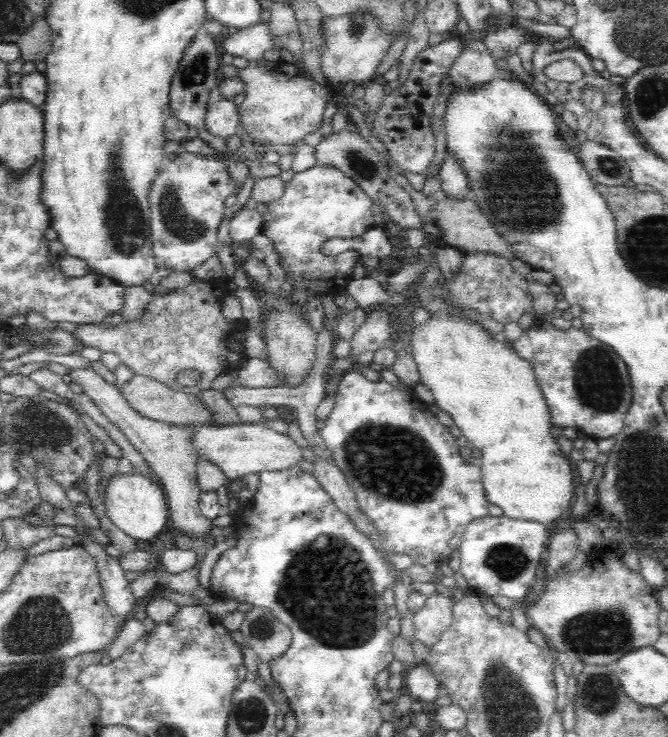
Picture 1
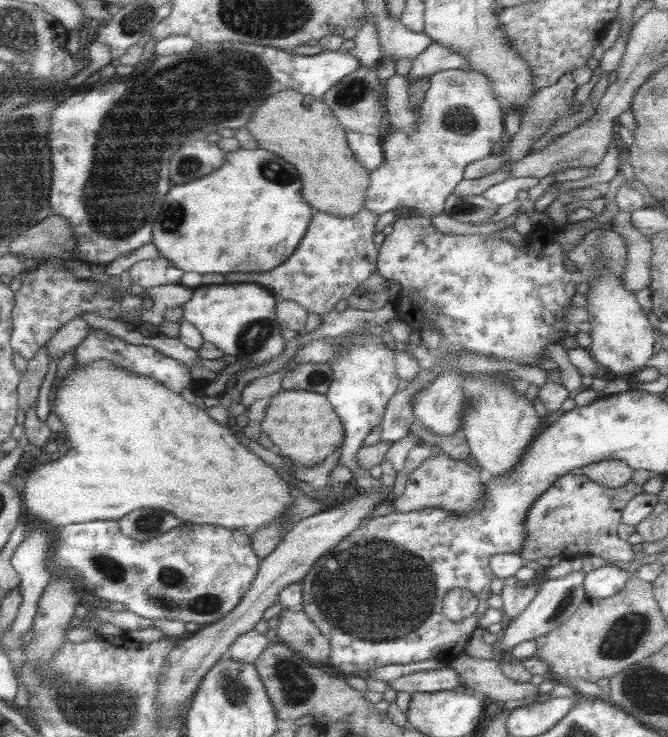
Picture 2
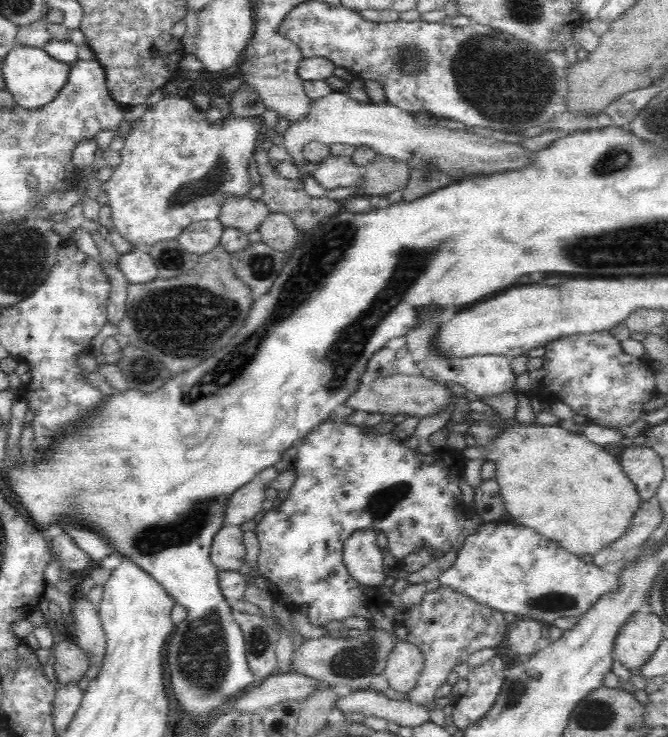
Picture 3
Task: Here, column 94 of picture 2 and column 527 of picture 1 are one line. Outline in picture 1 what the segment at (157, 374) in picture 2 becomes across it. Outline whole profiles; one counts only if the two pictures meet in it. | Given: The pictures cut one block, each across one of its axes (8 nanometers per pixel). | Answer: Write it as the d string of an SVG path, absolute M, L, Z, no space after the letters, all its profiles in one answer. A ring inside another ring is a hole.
M542 319L511 345L521 359L531 363L554 426L573 426L597 440L621 432L632 403L632 388L627 366L613 348L598 342L584 329L572 326L562 331Z

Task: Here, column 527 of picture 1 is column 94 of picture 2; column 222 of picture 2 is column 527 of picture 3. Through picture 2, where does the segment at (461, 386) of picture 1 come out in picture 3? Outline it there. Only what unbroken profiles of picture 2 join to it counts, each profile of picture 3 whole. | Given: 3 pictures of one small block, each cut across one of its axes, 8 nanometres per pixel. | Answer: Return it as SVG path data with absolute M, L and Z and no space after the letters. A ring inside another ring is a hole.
M517 421L513 427L494 426L492 429L495 430L492 444L484 448L467 446L463 454L466 459L494 463L501 499L511 520L550 539L570 554L588 560L628 533L641 504L640 495L624 473L620 461L603 446L559 425L524 425Z

